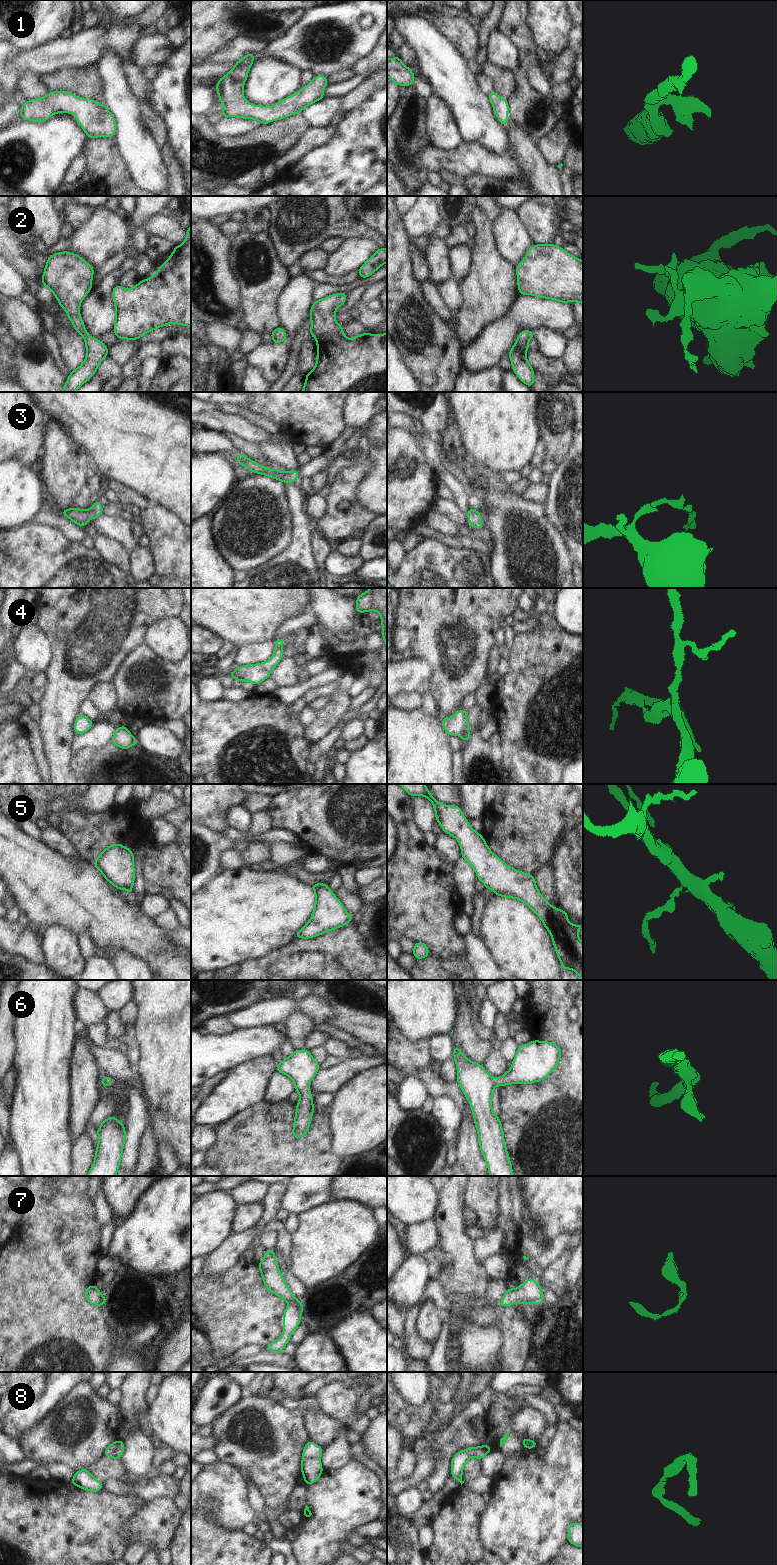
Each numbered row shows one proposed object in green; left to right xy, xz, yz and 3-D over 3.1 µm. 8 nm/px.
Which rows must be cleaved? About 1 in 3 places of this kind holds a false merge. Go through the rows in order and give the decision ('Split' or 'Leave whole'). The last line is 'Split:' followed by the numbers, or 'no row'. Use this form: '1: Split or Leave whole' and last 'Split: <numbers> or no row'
1: Leave whole
2: Leave whole
3: Leave whole
4: Leave whole
5: Split
6: Leave whole
7: Leave whole
8: Leave whole
Split: 5

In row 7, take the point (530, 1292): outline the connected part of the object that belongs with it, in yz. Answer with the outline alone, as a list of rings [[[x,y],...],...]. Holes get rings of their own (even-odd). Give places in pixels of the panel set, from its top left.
[[[528,1278],[516,1289],[512,1287],[507,1289],[504,1297],[498,1302],[498,1304],[503,1307],[509,1307],[513,1303],[538,1304],[543,1306],[542,1287],[536,1279]]]

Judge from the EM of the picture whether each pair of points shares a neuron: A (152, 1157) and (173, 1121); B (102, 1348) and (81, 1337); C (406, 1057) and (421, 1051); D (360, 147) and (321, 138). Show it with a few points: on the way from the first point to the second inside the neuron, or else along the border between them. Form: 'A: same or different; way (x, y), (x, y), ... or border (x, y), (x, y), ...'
A: different; border (149, 1120), (154, 1137), (158, 1142)
B: same; way (97, 1348), (92, 1348), (86, 1342)
C: same; way (410, 1056), (417, 1053)
D: different; border (335, 127), (333, 136), (327, 142), (309, 151)

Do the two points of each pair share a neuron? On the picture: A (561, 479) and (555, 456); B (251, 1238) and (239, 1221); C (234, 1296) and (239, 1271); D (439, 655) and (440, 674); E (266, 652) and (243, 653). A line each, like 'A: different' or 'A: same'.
A: different
B: different
C: same
D: same
E: same

